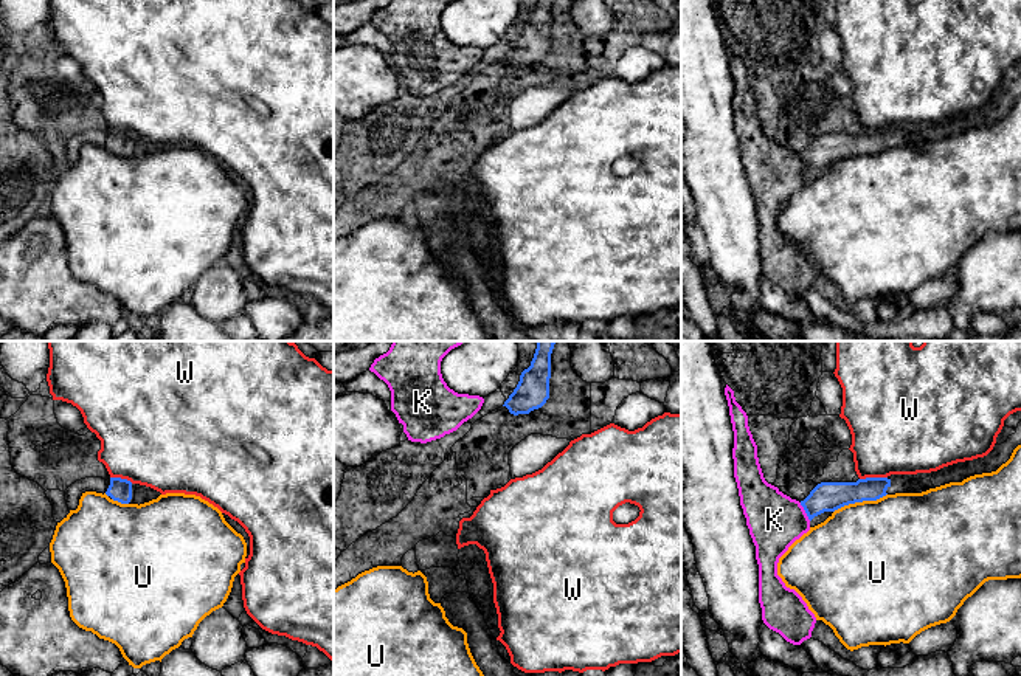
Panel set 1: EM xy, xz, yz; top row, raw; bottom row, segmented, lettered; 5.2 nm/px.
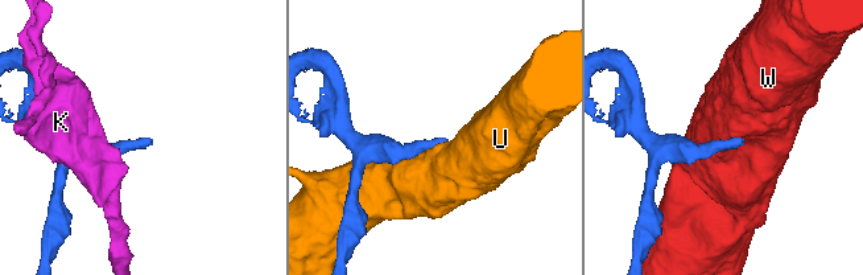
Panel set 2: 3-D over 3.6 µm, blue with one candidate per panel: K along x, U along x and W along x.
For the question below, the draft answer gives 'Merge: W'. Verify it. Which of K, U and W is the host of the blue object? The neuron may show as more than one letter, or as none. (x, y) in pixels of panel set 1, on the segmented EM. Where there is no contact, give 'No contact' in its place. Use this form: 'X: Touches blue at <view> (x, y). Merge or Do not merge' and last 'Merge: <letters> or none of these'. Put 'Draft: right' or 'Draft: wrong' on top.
Draft: wrong
K: Touches blue at yz (806, 512). Do not merge
U: Touches blue at yz (860, 501). Do not merge
W: Touches blue at yz (872, 478). Do not merge
Merge: none of these

